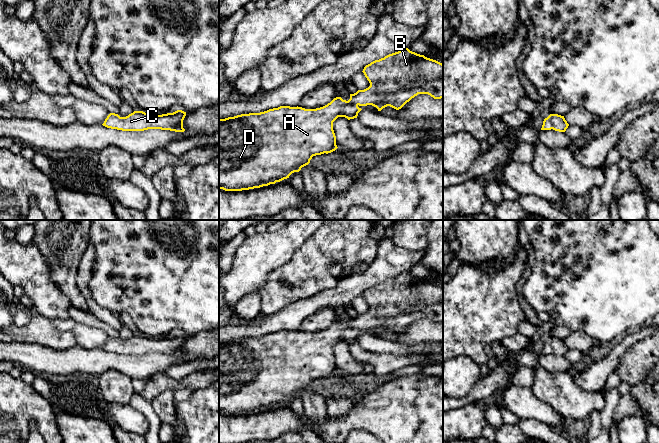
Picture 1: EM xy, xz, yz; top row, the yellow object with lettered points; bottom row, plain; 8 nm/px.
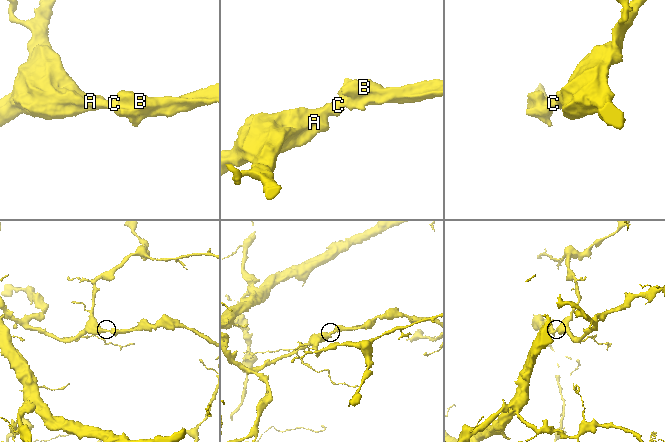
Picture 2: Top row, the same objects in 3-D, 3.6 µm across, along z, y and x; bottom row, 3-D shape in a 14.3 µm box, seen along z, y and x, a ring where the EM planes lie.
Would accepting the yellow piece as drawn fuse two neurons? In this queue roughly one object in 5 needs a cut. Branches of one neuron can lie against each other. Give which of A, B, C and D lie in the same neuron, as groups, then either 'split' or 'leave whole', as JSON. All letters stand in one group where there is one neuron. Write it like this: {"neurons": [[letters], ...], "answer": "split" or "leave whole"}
{"neurons": [["A", "B", "C", "D"]], "answer": "leave whole"}

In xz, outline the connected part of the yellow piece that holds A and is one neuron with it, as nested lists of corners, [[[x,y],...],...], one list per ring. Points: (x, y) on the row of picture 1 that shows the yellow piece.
[[[408,48],[371,62],[364,67],[362,72],[370,86],[350,94],[348,101],[336,97],[327,105],[316,109],[280,106],[260,113],[241,114],[219,119],[219,189],[225,191],[249,190],[289,178],[292,173],[299,172],[302,167],[308,165],[313,156],[335,151],[338,147],[333,122],[338,117],[345,117],[348,120],[357,118],[358,113],[362,110],[361,106],[372,105],[378,111],[387,106],[399,110],[418,94],[428,94],[434,99],[443,98],[443,64],[412,52]]]

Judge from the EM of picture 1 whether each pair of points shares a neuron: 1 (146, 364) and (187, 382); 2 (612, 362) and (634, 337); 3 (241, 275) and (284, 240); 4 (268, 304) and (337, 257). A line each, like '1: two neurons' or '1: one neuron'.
1: two neurons
2: one neuron
3: one neuron
4: one neuron

